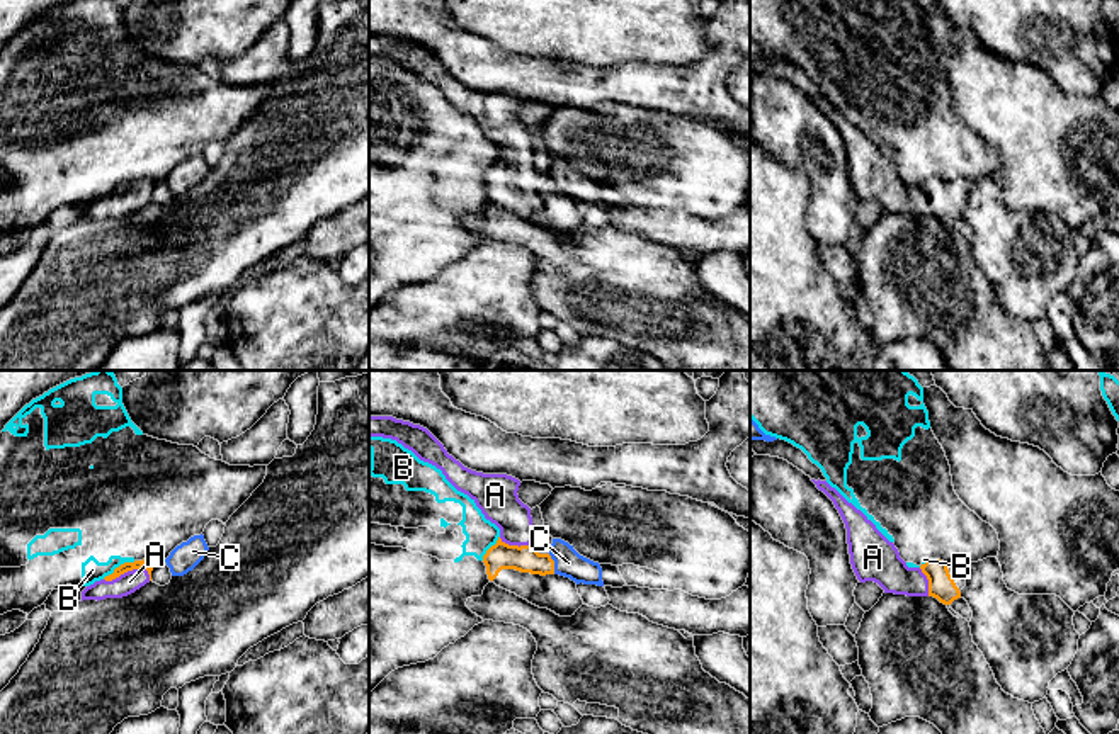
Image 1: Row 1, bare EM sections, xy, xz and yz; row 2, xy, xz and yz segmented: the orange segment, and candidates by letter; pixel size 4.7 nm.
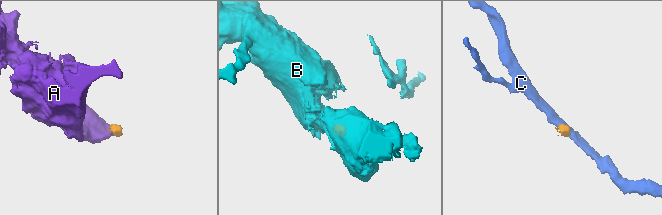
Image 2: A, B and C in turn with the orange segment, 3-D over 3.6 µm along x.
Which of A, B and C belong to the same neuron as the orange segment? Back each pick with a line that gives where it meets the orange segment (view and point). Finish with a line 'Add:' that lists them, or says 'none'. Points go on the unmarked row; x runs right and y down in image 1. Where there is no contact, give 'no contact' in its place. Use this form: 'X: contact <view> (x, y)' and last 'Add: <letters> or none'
A: contact xy (126, 191)
Add: A

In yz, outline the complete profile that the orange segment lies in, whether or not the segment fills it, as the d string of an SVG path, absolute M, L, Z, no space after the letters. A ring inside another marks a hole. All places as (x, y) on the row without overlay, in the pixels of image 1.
M811 100L833 121L845 143L850 184L861 202L874 200L884 212L934 216L944 224L961 217L969 182L929 178L920 187L908 187L895 163L861 129L826 100Z

